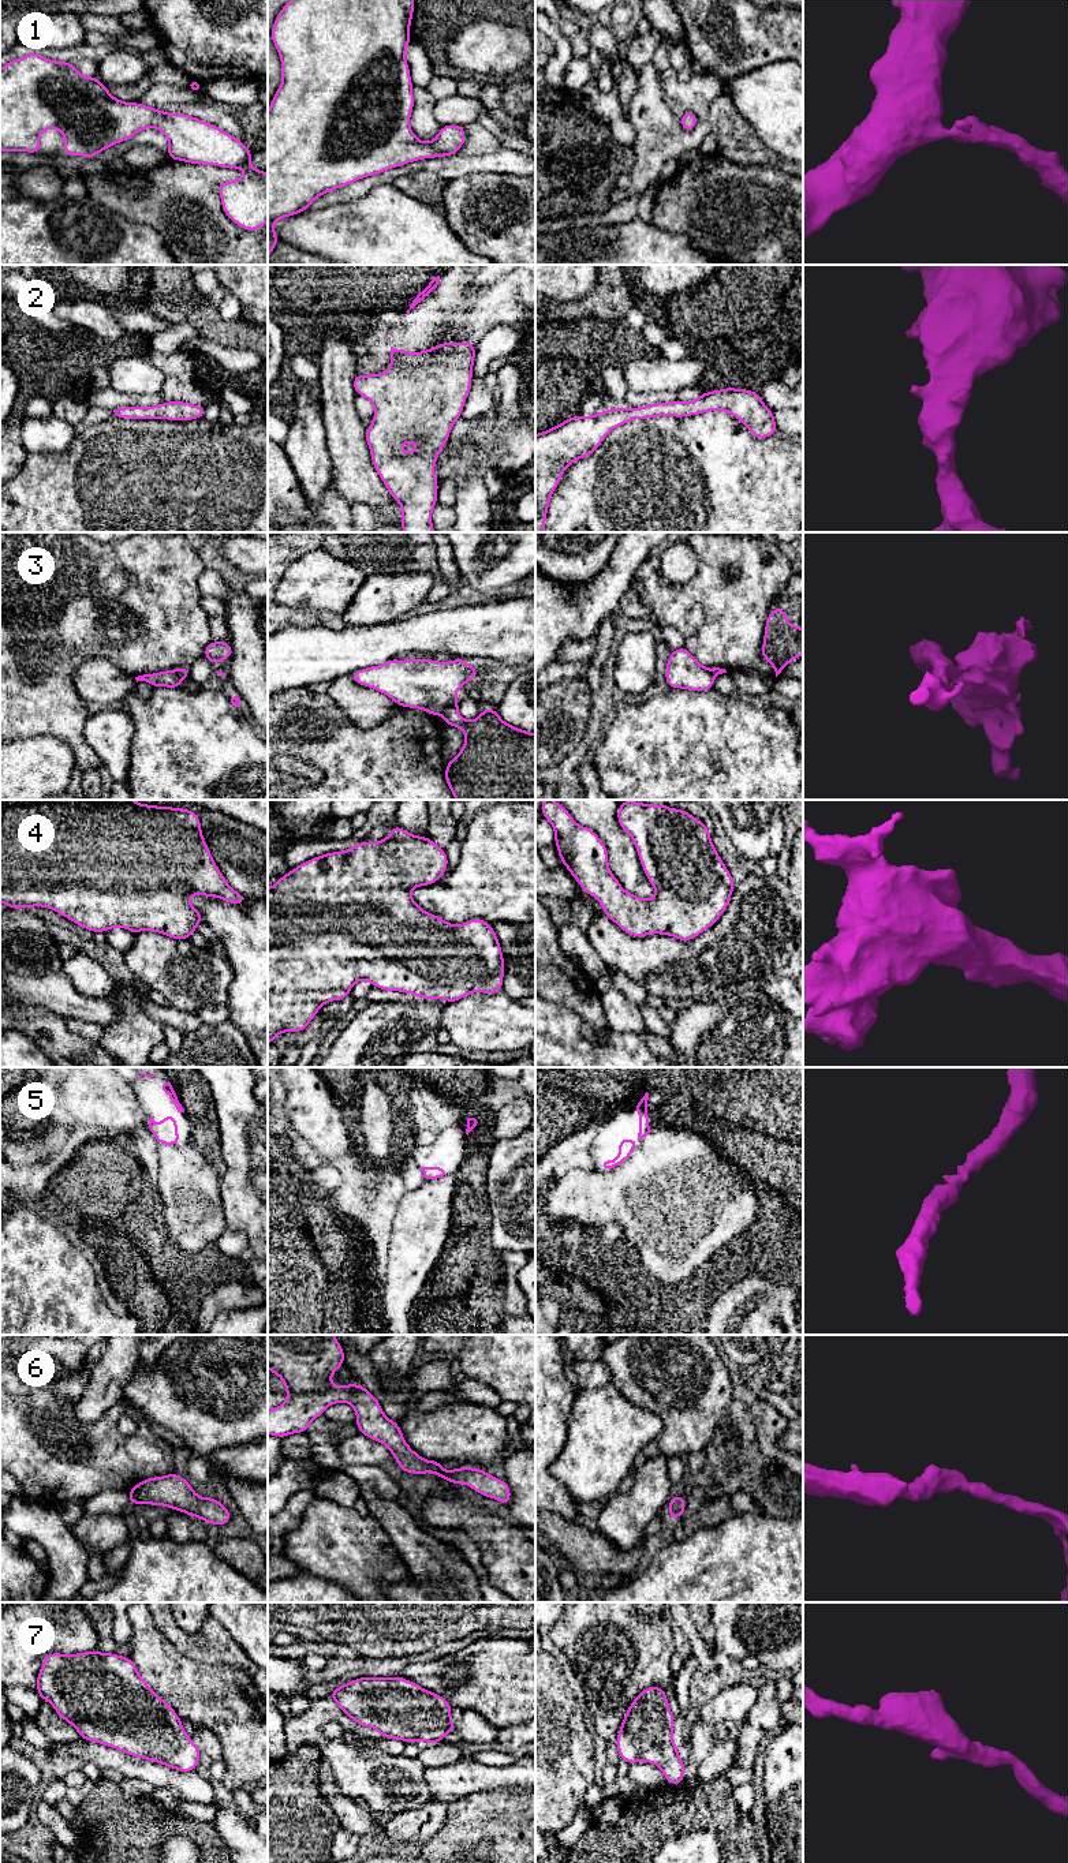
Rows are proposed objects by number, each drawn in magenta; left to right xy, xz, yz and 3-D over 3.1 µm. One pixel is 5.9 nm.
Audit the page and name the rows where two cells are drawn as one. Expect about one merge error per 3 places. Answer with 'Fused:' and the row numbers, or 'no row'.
Fused: 3

